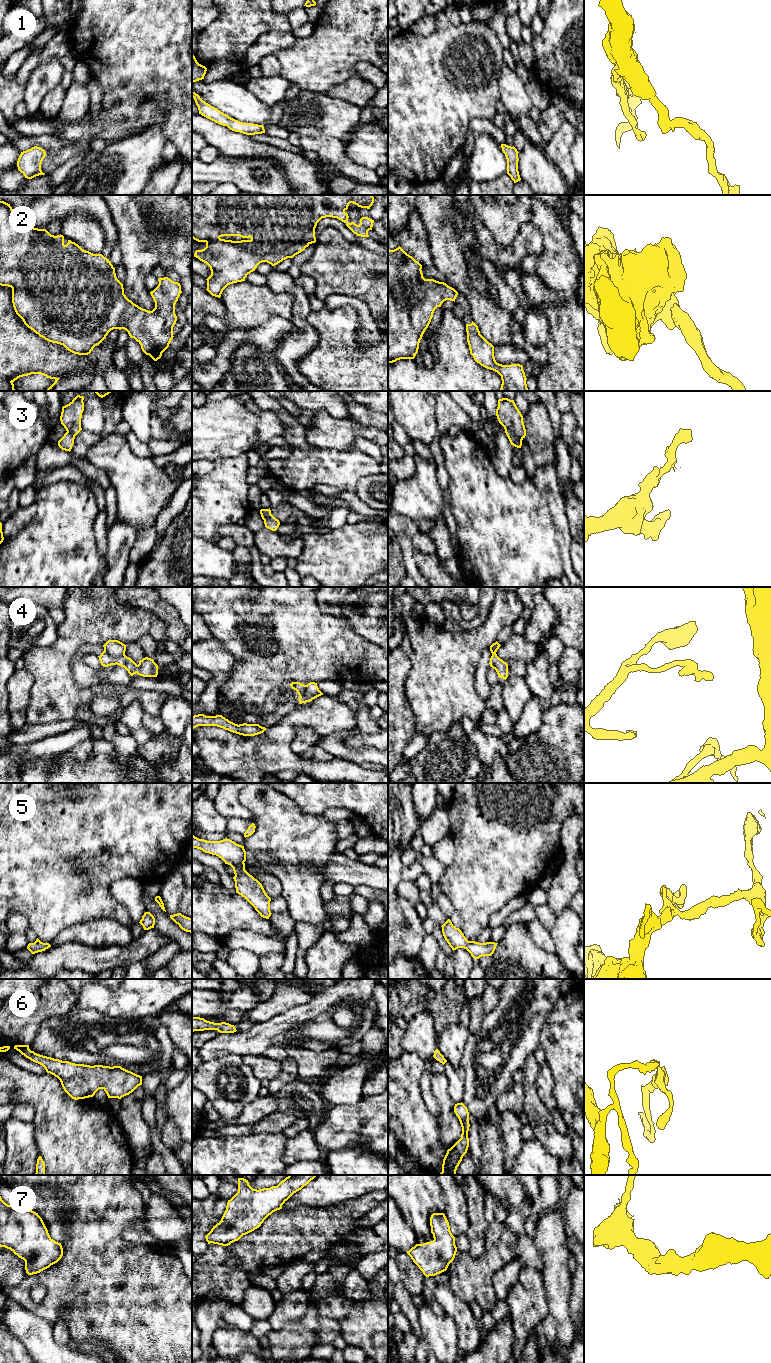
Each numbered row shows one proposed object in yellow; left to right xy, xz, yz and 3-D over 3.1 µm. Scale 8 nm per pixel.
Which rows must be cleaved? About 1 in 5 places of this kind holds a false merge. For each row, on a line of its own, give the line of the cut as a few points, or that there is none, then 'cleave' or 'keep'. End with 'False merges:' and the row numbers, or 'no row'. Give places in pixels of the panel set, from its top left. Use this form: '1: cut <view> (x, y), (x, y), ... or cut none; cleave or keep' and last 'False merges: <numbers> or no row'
1: cut none; keep
2: cut none; keep
3: cut yz (505, 429), (508, 429), (521, 441); cleave
4: cut xy (104, 650), (116, 657), (124, 654); cleave
5: cut none; keep
6: cut none; keep
7: cut none; keep
False merges: 3, 4

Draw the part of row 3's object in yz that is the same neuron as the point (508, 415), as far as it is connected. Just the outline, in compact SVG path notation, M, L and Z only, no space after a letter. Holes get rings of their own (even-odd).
M508 398L499 399L496 416L505 430L511 431L521 441L525 438L526 429L523 416L514 400Z

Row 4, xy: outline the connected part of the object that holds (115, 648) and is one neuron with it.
M108 640L103 647L104 651L116 658L124 655L126 651L126 645L118 640Z

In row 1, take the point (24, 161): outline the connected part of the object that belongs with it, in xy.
M37 146L21 152L17 161L18 170L27 179L32 179L36 176L44 175L45 173L43 173L41 170L41 164L45 156L45 150Z

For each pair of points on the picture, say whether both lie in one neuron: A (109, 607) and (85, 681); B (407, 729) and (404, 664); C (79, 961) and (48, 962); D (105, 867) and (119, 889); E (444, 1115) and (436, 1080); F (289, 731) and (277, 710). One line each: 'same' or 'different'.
A: different
B: same
C: same
D: different
E: same
F: different

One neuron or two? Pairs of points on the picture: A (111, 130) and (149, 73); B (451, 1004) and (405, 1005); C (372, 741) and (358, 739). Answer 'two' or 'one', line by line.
A: two
B: one
C: one

